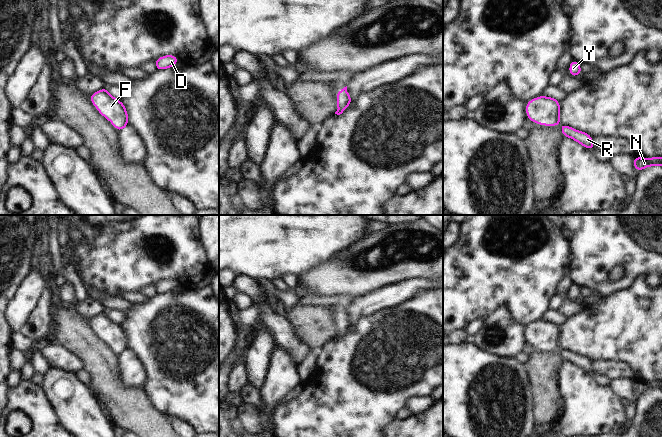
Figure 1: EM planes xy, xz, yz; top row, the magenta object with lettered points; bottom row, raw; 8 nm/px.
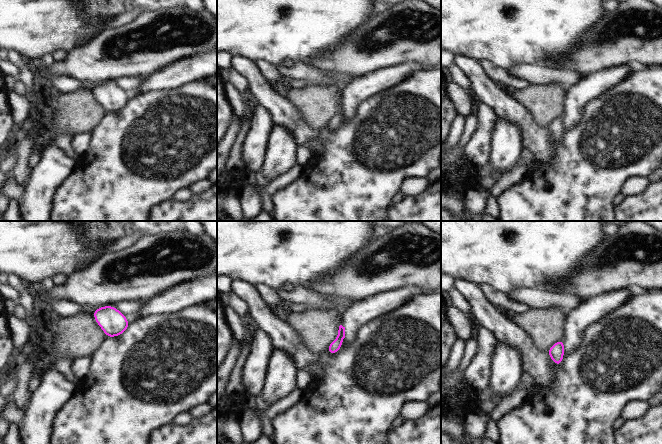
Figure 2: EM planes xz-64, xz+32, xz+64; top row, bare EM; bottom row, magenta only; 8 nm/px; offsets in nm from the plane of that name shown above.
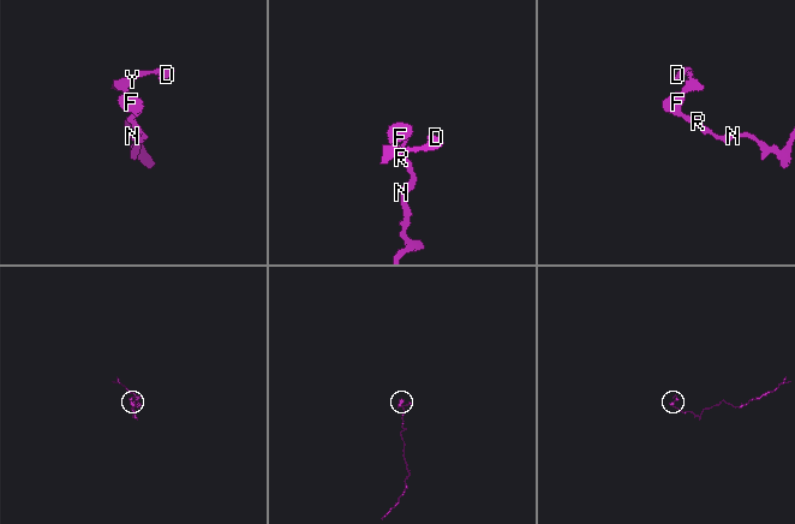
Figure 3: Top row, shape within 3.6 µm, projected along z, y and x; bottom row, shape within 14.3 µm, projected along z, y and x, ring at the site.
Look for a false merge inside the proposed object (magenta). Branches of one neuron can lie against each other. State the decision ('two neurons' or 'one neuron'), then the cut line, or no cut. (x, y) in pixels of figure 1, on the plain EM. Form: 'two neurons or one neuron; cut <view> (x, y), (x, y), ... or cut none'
one neuron; cut none

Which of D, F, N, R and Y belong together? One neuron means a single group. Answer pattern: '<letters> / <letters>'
D F N R Y

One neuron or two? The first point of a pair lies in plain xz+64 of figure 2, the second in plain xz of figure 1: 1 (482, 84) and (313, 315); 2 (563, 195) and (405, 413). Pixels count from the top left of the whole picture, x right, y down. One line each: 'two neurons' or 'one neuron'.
1: two neurons
2: two neurons

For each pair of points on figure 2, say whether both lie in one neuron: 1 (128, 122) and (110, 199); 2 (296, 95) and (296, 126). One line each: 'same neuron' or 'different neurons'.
1: same neuron
2: different neurons

